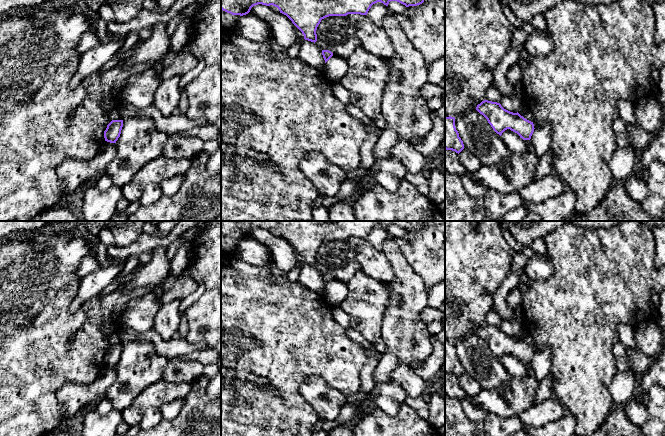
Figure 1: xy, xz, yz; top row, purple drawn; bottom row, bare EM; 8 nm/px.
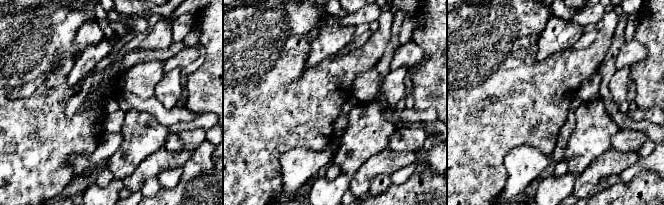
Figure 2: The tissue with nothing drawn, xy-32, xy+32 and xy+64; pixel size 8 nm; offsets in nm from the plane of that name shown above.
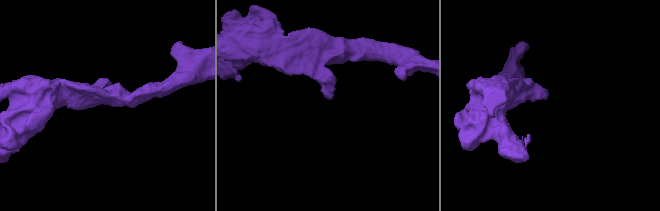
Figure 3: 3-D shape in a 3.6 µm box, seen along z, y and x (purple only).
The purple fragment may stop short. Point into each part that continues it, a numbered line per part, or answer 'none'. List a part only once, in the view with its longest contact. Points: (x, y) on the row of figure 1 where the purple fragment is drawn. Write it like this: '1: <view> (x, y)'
none

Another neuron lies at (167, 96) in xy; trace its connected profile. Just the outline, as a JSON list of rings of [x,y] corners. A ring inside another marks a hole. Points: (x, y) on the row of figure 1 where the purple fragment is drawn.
[[[180,76],[162,80],[154,95],[153,105],[165,116],[172,115],[181,98],[179,89]]]

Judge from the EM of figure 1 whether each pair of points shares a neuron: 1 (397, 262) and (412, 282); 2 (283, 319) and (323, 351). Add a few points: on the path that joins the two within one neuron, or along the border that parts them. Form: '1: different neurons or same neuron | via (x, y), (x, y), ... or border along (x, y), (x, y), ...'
1: same neuron | via (401, 267), (407, 277)
2: same neuron | via (293, 329), (304, 340), (313, 344)

